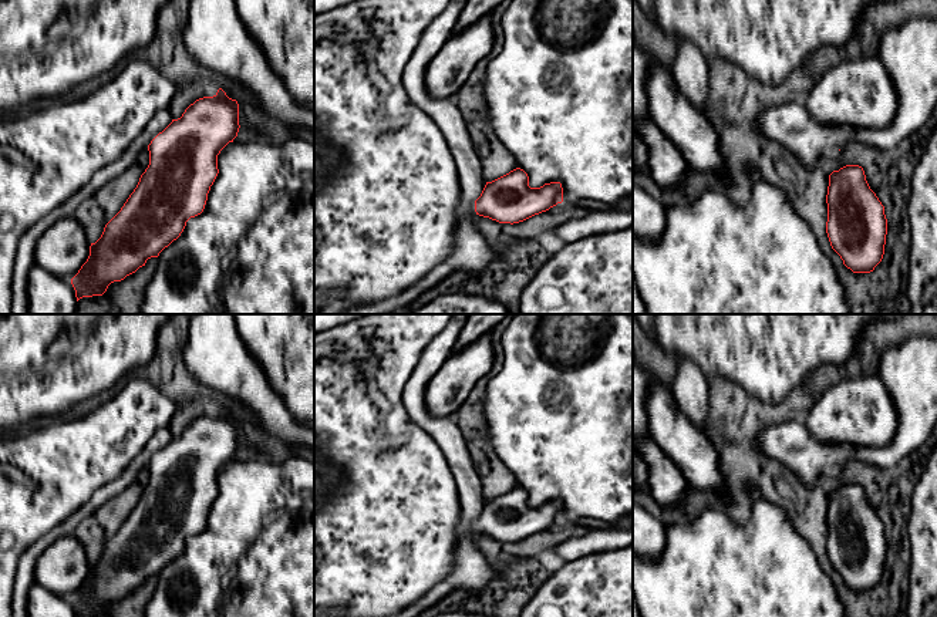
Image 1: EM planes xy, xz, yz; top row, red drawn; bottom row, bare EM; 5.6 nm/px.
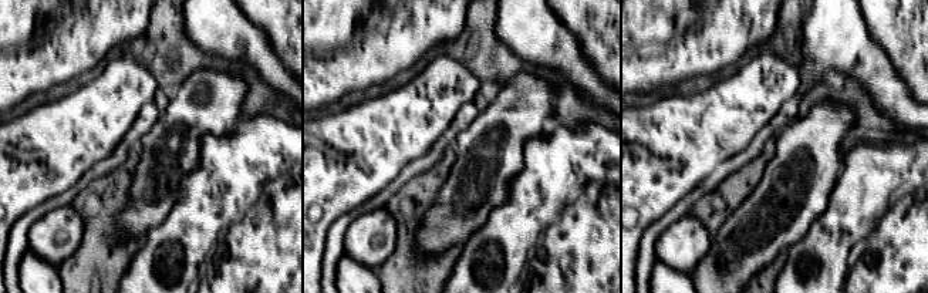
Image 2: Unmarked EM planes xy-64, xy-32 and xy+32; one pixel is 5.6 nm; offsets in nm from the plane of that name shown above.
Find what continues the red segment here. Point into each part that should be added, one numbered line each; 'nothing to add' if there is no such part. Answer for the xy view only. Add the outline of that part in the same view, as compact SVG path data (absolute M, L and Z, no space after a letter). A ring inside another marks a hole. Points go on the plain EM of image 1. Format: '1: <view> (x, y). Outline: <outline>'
nothing to add

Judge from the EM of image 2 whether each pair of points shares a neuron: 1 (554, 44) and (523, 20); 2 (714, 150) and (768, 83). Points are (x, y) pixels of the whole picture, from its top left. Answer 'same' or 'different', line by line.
1: same
2: same

